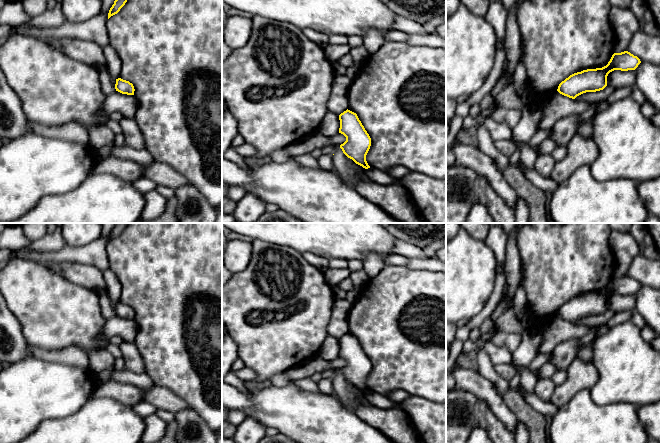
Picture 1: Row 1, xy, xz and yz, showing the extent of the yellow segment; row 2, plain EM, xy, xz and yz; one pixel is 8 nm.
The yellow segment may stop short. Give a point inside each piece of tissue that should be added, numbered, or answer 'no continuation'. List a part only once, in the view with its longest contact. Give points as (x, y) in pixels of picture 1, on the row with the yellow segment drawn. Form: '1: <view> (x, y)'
no continuation

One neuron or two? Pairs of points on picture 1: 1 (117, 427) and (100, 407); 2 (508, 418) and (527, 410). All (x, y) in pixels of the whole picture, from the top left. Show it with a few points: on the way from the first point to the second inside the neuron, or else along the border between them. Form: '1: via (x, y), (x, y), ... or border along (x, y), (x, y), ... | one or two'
1: via (112, 422), (102, 412) | one
2: border along (502, 395), (503, 402), (518, 420) | two

